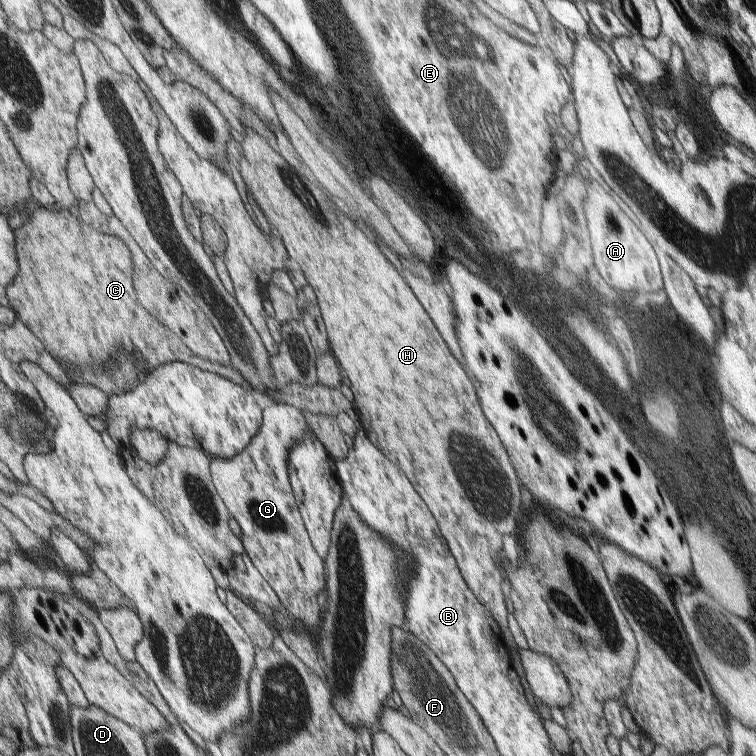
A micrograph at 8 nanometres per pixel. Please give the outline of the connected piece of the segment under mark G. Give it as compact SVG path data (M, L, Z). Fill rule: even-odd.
M275 402L266 406L263 411L264 422L261 432L253 438L244 453L236 458L210 457L210 472L212 482L224 501L230 516L238 522L247 557L255 566L262 578L278 596L282 611L294 618L300 627L311 628L320 622L320 606L316 602L316 594L324 590L324 562L318 556L318 550L306 527L305 520L299 508L297 494L291 481L290 454L302 444L302 438L316 434L310 430L309 422L303 412L286 402Z

